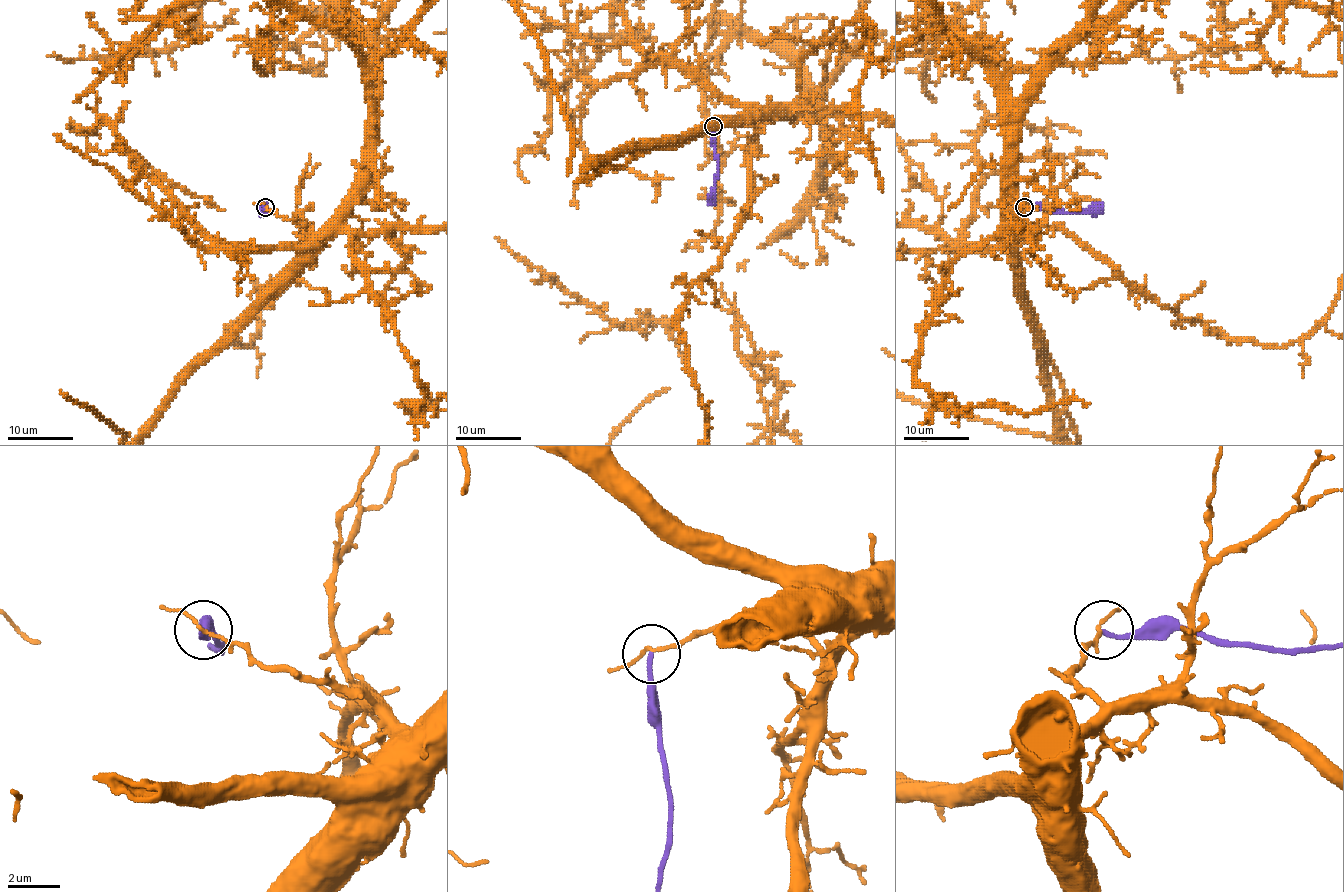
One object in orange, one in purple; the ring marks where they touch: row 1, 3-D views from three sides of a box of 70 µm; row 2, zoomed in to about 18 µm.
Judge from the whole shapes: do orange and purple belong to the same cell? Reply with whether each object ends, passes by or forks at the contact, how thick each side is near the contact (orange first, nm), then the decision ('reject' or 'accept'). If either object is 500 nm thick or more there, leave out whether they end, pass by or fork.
orange passes by | purple ends | 110/180 nm | reject

